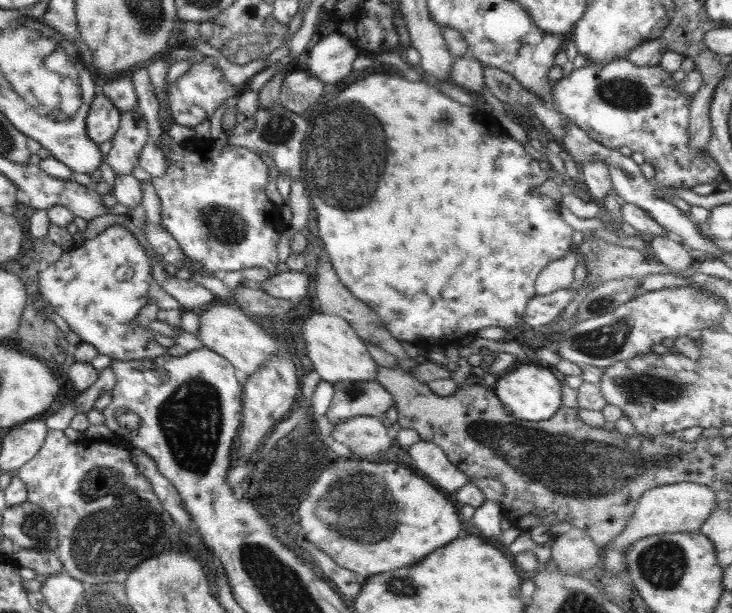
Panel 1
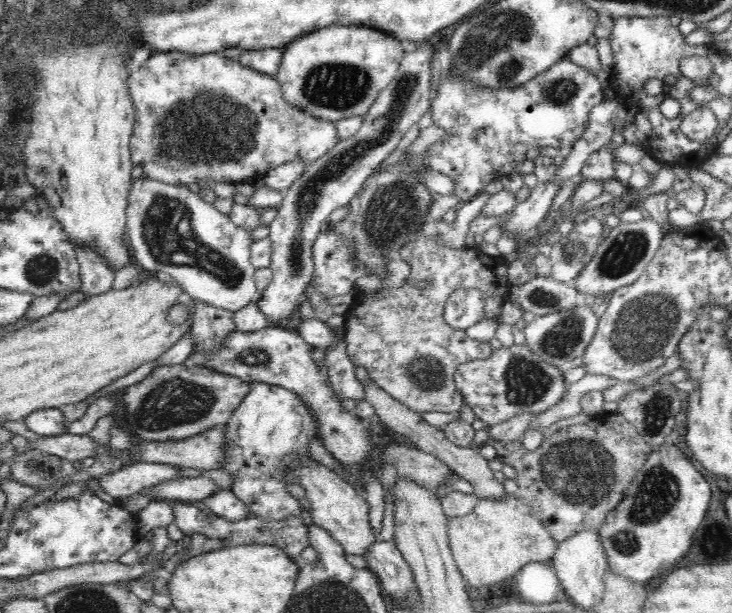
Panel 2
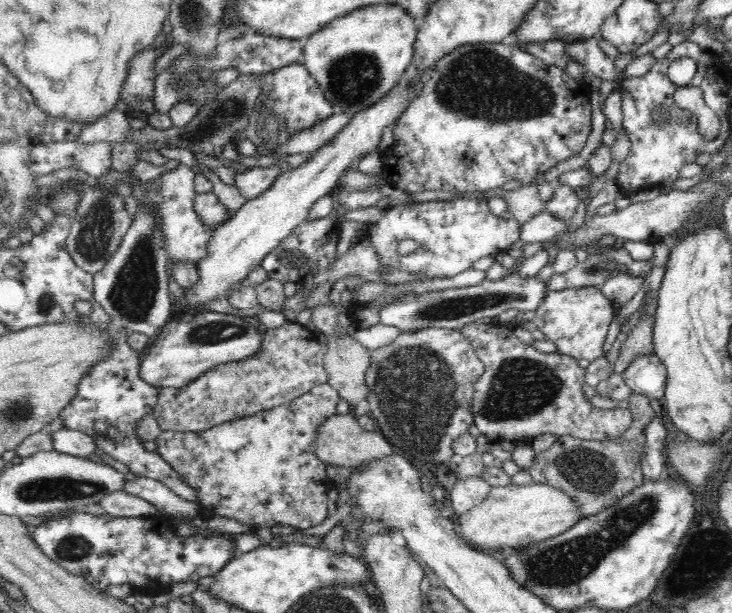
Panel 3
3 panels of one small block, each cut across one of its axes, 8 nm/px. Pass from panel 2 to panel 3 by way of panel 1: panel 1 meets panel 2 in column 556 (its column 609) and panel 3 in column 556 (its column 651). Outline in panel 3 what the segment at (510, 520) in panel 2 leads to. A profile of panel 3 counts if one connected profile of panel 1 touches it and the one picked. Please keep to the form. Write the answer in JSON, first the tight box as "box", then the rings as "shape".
{"box":[456,482,583,553],"shape":[[[536,482],[529,485],[510,483],[491,487],[480,505],[458,516],[456,525],[458,533],[470,546],[487,553],[500,548],[524,548],[532,542],[554,538],[583,518],[574,501],[558,488]]]}

